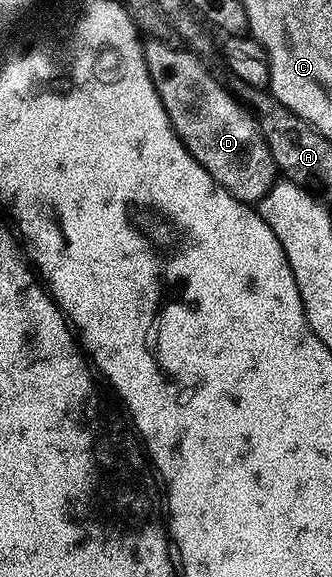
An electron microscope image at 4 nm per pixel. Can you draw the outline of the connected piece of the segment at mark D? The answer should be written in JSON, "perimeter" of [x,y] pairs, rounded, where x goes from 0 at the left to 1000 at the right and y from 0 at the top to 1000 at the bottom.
{"perimeter":[[[449,71],[434,83],[455,140],[491,175],[491,189],[503,189],[521,229],[542,237],[575,272],[587,272],[684,334],[753,355],[783,352],[840,303],[786,218],[753,187],[630,125],[627,113],[599,97],[569,88],[530,88],[509,78],[497,71]]]}

